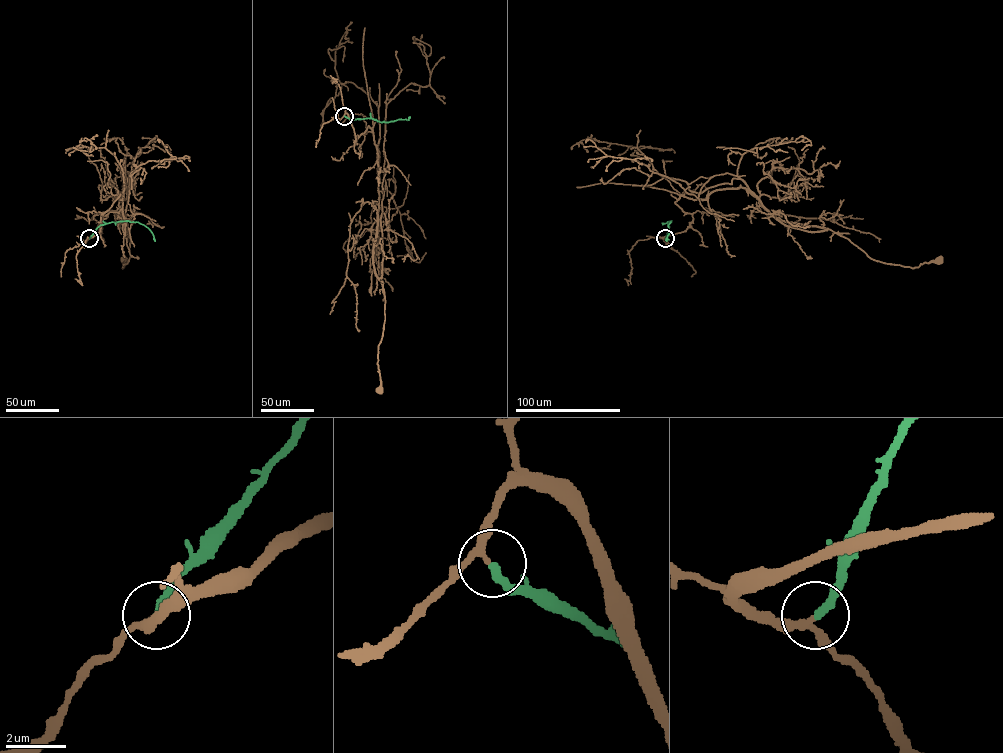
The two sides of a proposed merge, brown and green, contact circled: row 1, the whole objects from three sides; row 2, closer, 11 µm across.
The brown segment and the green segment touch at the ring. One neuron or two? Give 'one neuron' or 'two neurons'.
one neuron

